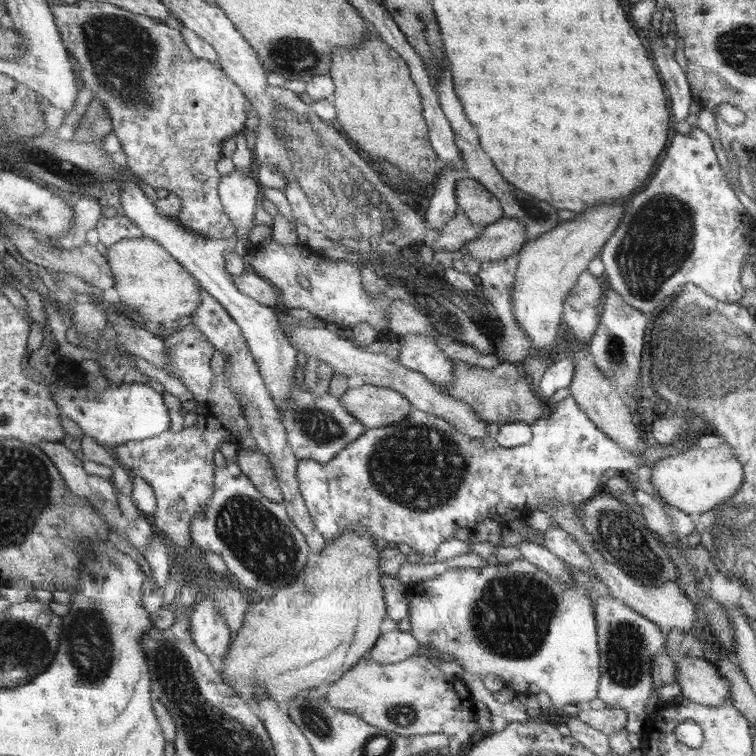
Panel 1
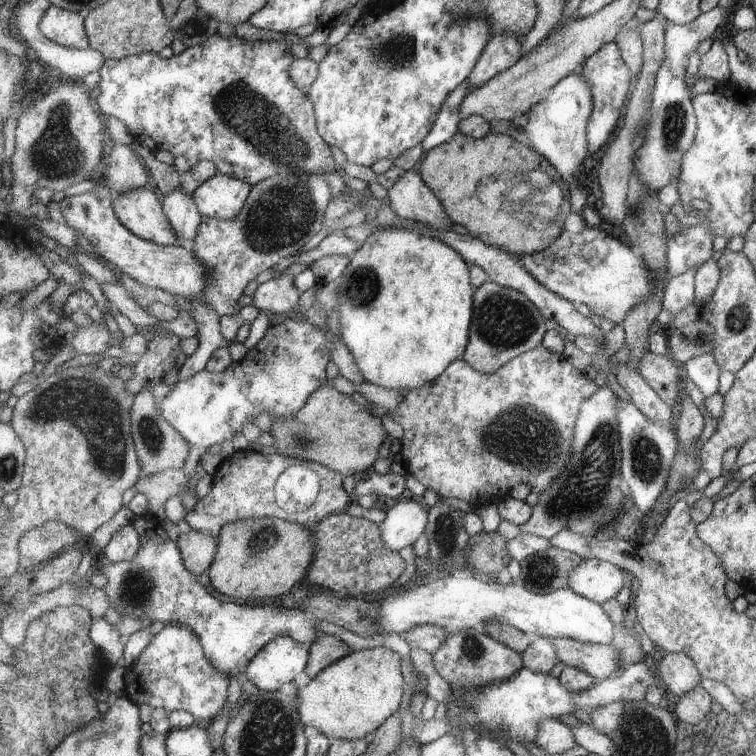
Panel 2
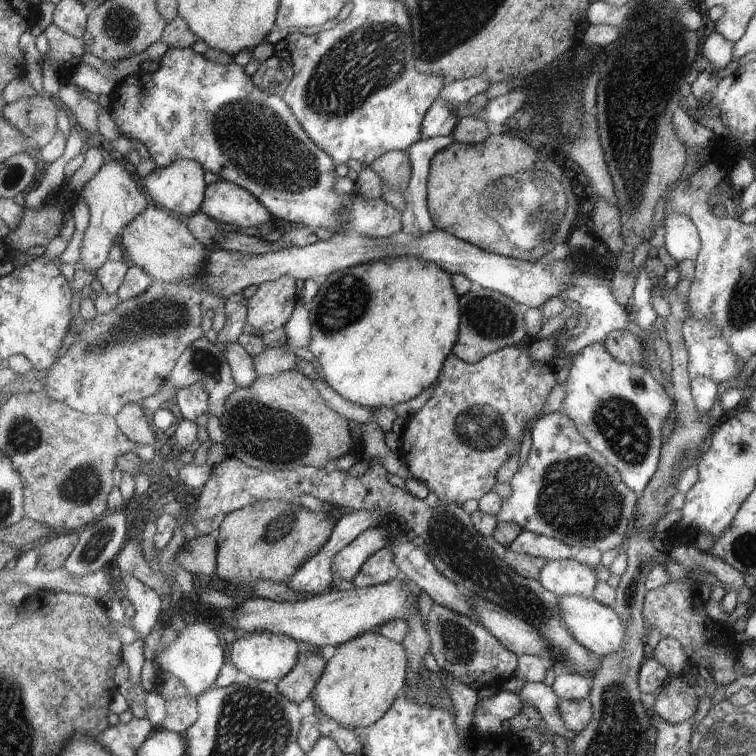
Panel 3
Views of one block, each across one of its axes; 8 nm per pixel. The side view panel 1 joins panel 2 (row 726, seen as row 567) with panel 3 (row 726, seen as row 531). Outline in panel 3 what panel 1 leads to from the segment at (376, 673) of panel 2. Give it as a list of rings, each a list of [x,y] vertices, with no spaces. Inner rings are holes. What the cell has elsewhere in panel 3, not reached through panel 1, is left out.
[[[379,631],[368,632],[337,647],[313,690],[316,707],[347,728],[370,727],[391,710],[408,685],[408,651]]]

